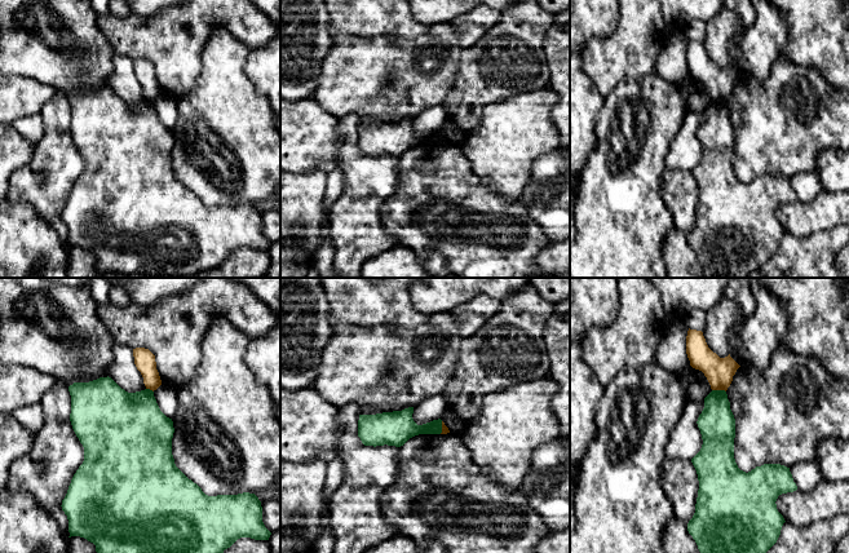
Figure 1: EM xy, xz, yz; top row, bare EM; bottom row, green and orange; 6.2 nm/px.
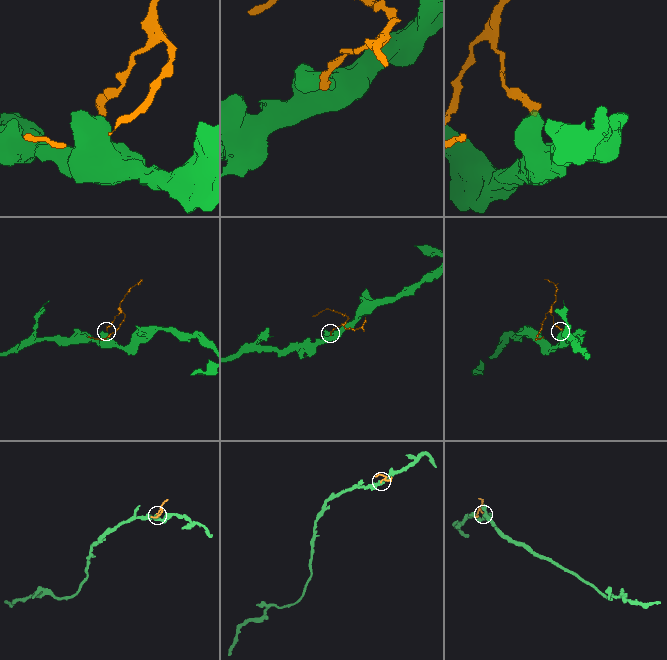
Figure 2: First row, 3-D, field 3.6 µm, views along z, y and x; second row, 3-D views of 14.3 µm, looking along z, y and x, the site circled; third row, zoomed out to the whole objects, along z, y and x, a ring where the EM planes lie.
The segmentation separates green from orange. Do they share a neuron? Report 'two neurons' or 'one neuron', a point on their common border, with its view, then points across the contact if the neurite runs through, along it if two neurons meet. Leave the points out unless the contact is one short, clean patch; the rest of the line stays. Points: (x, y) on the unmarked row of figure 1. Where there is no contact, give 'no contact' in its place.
two neurons; contact yz (719, 101); border yz (712, 100), (723, 100), (725, 102)

